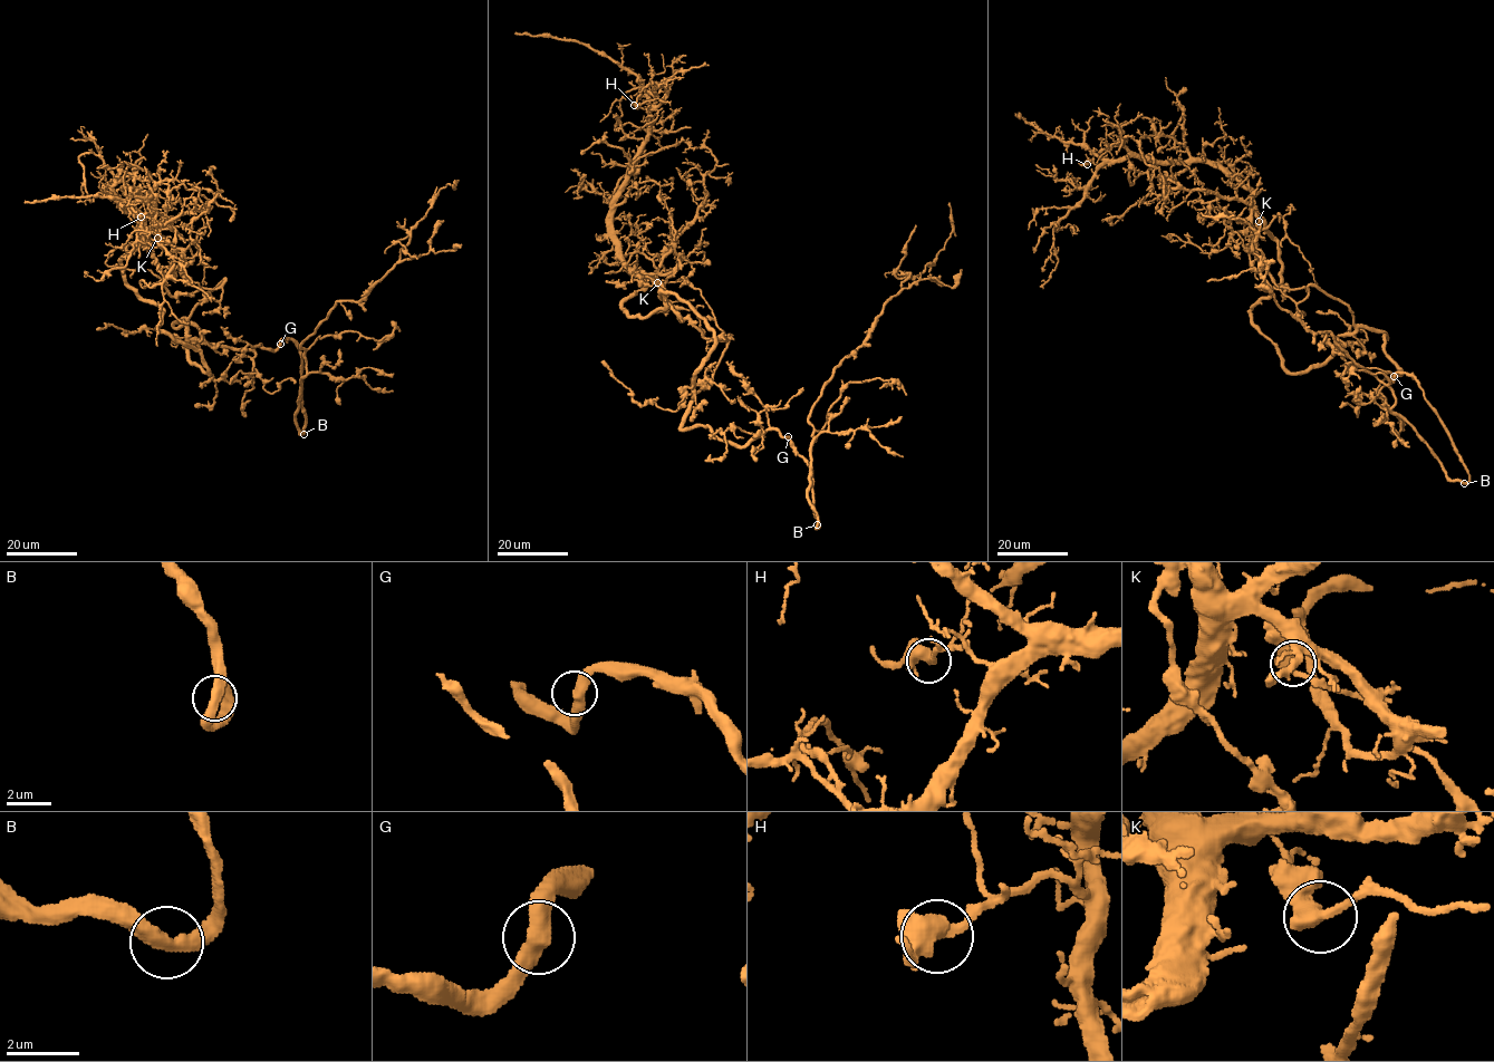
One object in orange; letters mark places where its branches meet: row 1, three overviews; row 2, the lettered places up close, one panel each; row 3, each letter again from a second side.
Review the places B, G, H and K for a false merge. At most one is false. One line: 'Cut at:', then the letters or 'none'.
Cut at: none

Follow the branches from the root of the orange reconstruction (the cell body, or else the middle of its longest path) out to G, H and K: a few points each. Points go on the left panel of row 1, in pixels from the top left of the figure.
G: (221, 346), (272, 349), (280, 344)
H: (221, 346), (174, 325), (225, 279), (173, 297), (137, 216), (115, 196), (148, 200), (155, 212), (141, 216)
K: (221, 346), (211, 345), (195, 326), (174, 325), (225, 279), (217, 300), (185, 276), (183, 258), (157, 238)

